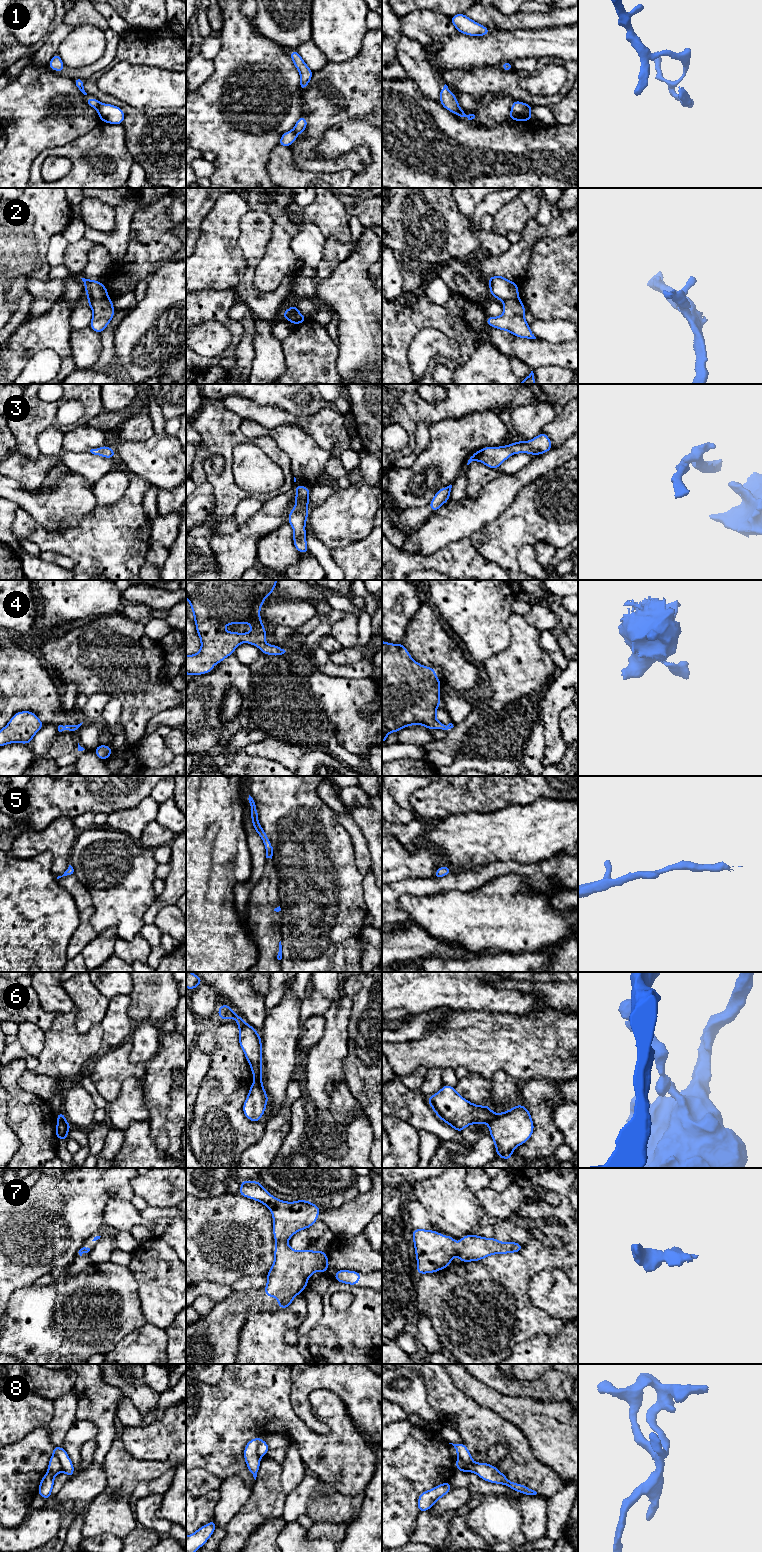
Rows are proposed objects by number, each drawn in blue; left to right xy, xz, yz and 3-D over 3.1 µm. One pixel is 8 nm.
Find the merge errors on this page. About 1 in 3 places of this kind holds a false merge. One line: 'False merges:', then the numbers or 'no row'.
False merges: 1, 2, 6, 8

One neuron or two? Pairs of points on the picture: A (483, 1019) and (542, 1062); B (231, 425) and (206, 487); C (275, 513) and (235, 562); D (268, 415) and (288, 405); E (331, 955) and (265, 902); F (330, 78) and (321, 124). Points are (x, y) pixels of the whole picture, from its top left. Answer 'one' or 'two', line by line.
A: one
B: two
C: one
D: two
E: two
F: one

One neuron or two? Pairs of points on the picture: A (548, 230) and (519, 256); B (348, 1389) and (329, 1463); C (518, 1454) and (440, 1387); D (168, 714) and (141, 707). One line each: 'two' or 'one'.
A: one
B: two
C: one
D: two

